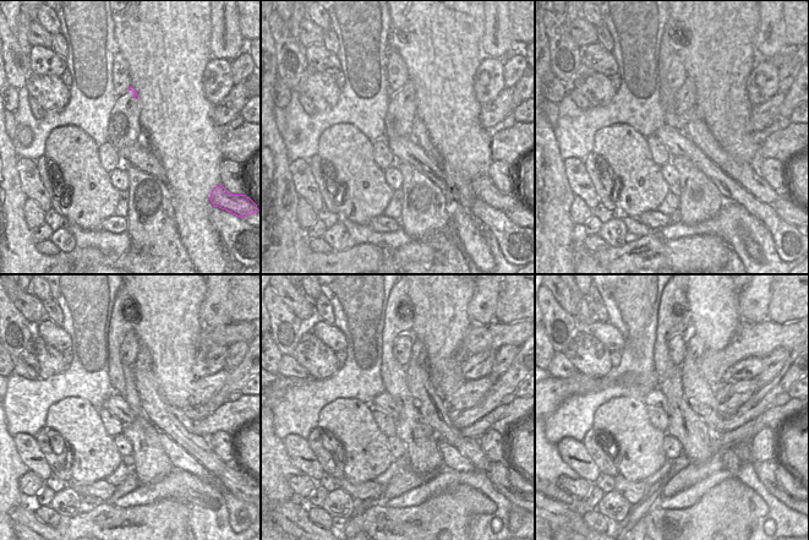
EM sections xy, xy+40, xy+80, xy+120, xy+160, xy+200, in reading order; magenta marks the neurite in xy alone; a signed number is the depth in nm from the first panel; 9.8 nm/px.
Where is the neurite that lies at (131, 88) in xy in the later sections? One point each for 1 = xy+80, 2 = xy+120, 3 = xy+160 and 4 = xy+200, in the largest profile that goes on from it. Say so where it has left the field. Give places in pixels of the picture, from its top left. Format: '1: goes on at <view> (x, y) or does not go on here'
1: goes on at xy+80 (697, 130)
2: goes on at xy+120 (167, 419)
3: goes on at xy+160 (426, 399)
4: goes on at xy+200 (700, 396)

